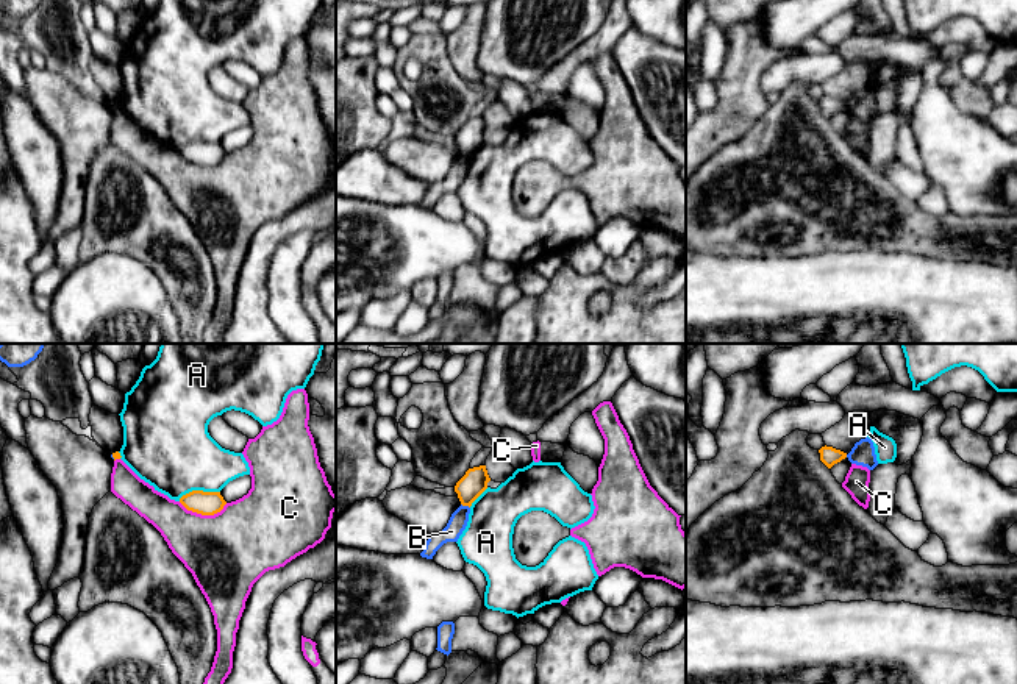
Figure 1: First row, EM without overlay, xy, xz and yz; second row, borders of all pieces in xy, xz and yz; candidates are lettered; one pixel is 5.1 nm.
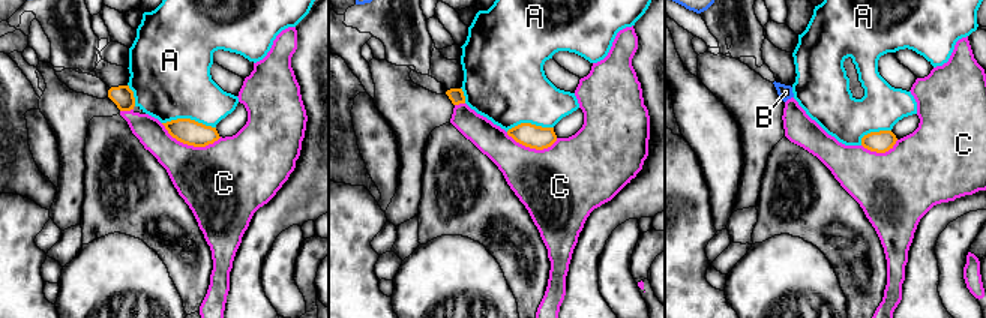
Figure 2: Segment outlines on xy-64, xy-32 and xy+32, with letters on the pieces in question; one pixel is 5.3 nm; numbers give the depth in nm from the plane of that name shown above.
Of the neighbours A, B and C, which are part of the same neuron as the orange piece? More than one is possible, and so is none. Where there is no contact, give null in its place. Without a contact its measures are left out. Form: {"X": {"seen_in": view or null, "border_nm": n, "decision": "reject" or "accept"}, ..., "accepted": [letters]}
{"A": {"seen_in": "xy", "border_nm": 220, "decision": "reject"}, "B": {"seen_in": "xz", "border_nm": 50, "decision": "reject"}, "C": {"seen_in": "xy", "border_nm": 260, "decision": "reject"}, "accepted": []}

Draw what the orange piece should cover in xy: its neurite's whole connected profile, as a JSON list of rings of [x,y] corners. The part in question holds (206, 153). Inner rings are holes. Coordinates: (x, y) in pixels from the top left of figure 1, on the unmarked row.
[[[192,141],[180,148],[180,153],[192,162],[214,166],[223,159],[227,151],[220,142]]]

